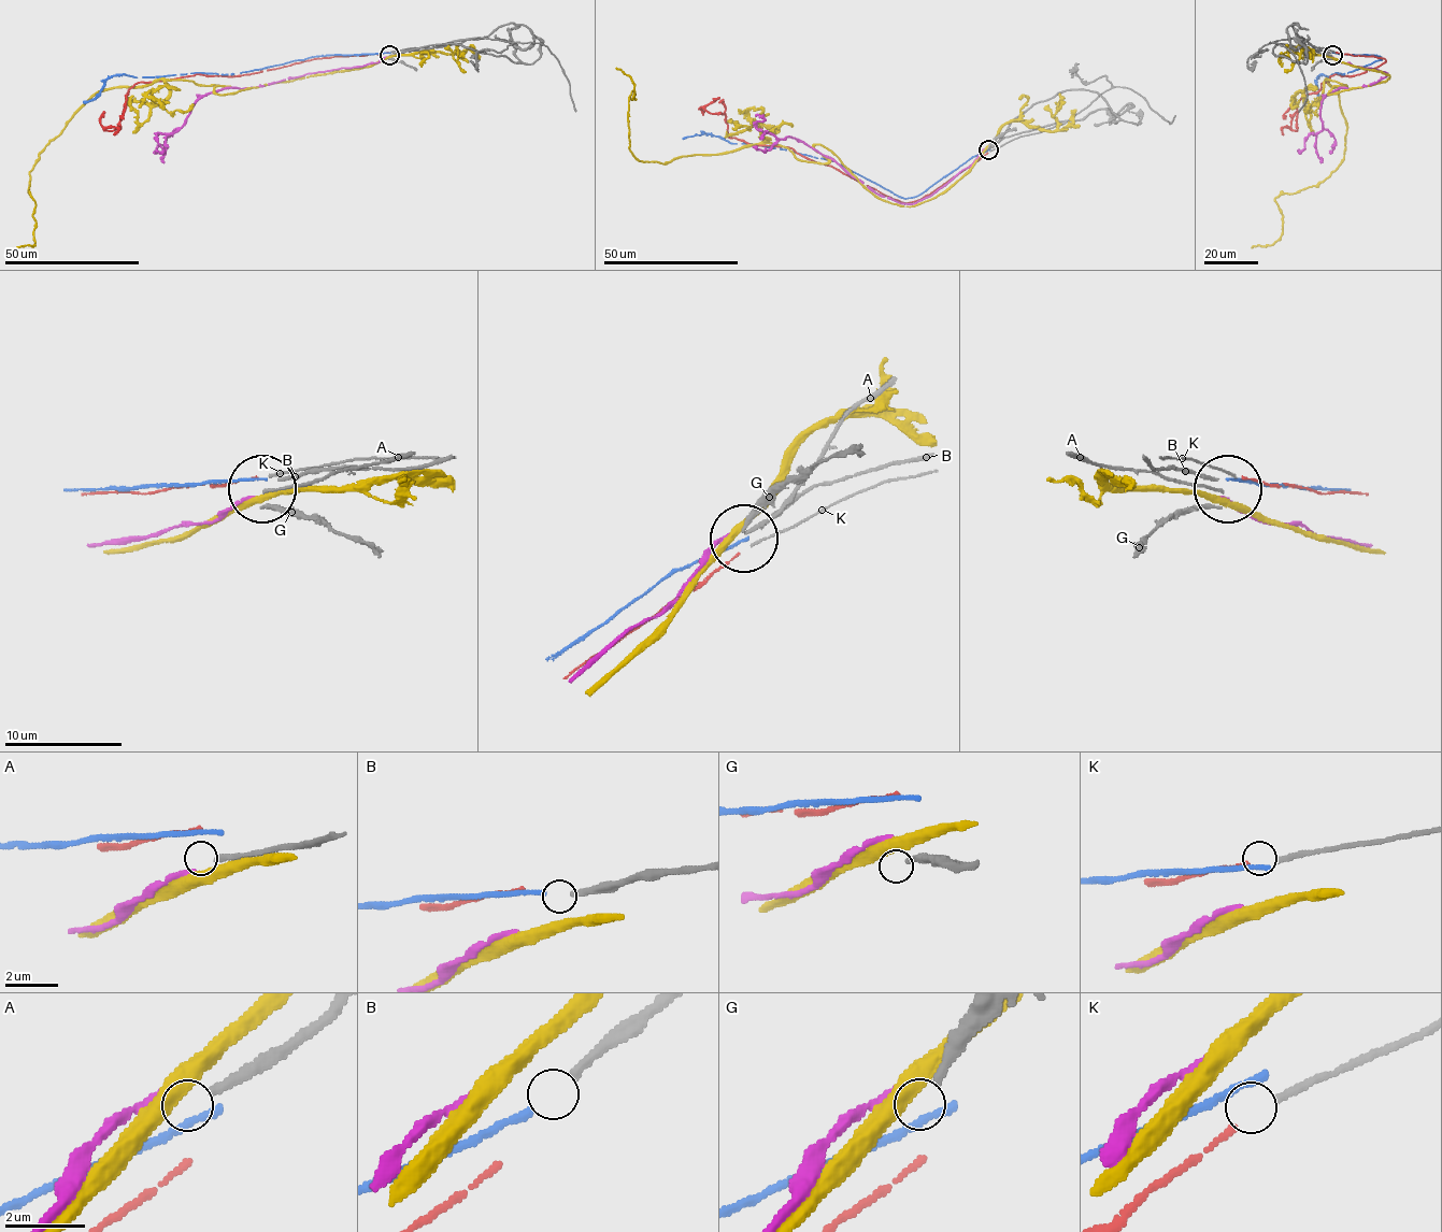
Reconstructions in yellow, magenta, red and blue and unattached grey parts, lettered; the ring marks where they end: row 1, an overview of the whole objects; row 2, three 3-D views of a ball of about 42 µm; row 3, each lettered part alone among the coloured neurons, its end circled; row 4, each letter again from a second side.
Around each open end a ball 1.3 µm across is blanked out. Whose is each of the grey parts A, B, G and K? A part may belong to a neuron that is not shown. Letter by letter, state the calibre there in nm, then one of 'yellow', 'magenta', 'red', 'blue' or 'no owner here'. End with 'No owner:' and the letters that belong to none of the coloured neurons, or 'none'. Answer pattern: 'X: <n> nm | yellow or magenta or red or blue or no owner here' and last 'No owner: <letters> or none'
A: 240 nm | no owner here
B: 220 nm | blue
G: 200 nm | no owner here
K: 180 nm | red
No owner: A, G

